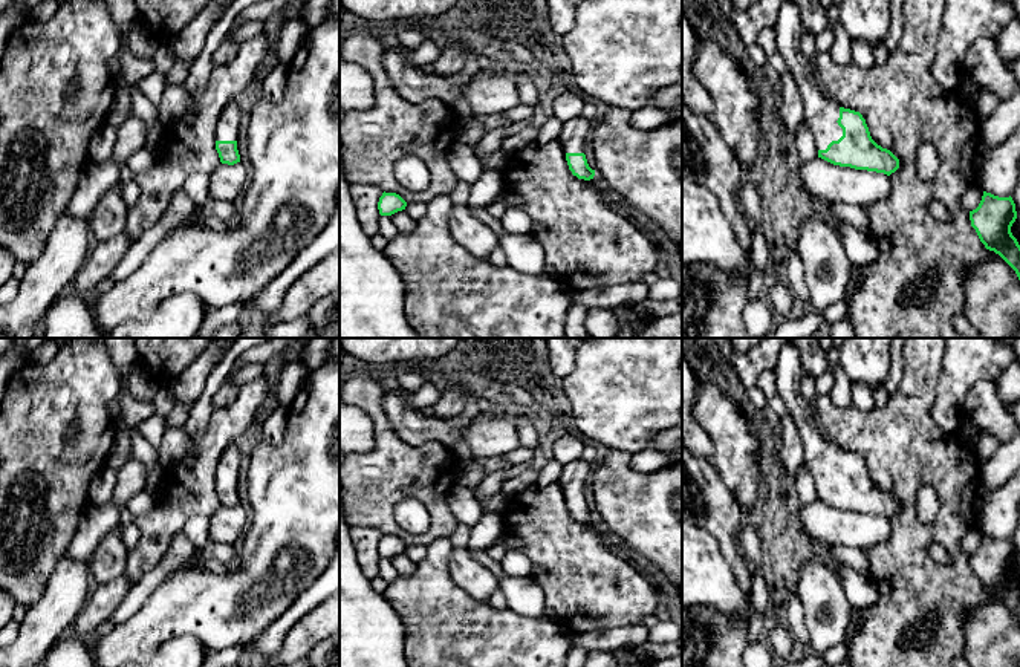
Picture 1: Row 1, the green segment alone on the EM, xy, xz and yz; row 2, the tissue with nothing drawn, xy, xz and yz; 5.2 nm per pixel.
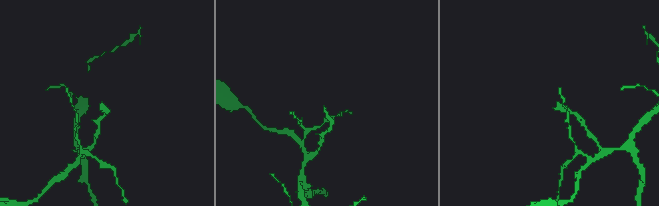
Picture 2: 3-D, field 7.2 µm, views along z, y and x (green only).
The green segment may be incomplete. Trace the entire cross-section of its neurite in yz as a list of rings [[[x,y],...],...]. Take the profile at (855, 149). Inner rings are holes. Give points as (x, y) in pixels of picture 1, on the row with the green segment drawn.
[[[784,0],[775,20],[775,50],[795,78],[818,158],[840,167],[867,170],[890,176],[899,159],[878,145],[859,112],[840,107],[821,89],[817,73],[800,47],[803,23],[795,0]]]

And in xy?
[[[237,101],[226,104],[216,125],[216,150],[220,162],[234,165],[240,162],[237,139],[240,135],[242,112]]]

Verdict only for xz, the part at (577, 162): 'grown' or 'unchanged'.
grown

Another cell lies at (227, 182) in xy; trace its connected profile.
[[[240,162],[234,165],[220,164],[210,173],[210,199],[234,202],[243,194],[246,185],[248,173]]]

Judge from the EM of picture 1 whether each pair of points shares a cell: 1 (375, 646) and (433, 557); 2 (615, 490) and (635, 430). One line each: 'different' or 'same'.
1: different
2: different

